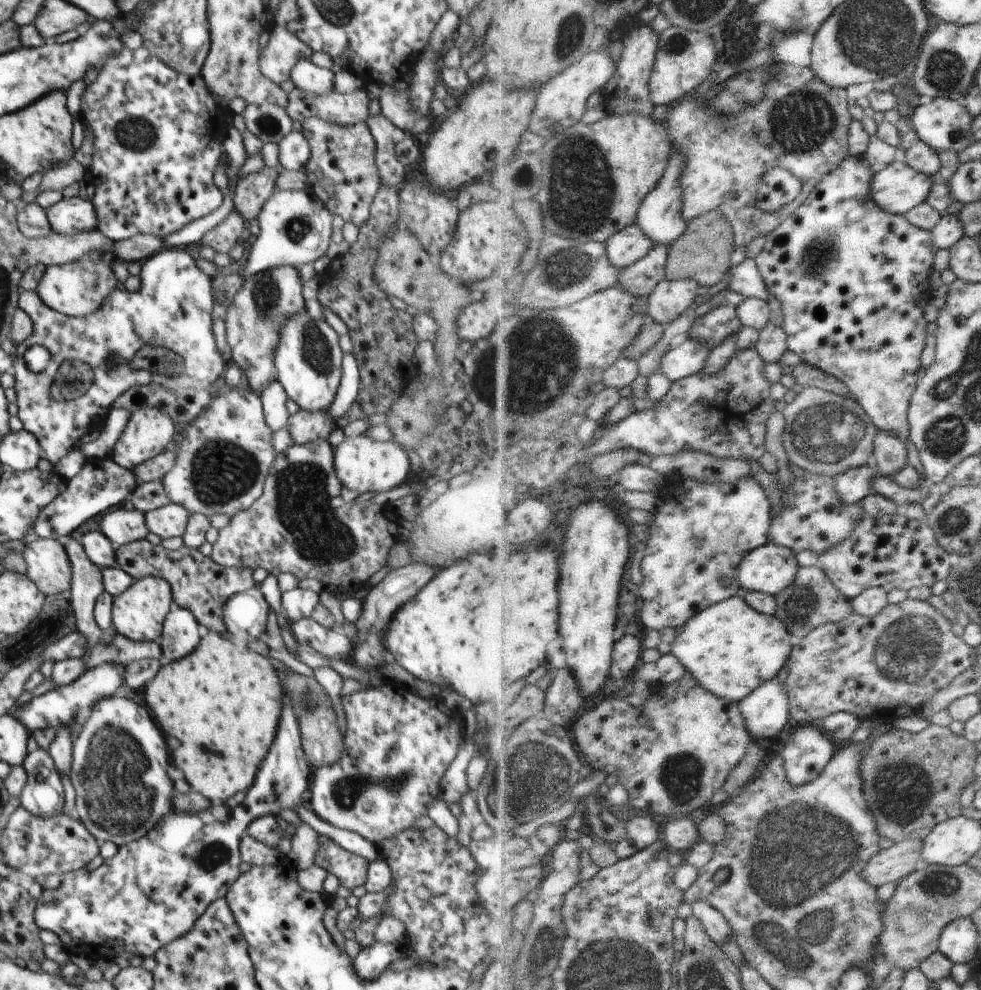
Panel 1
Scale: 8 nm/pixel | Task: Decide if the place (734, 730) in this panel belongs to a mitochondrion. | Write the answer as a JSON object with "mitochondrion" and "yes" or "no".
{"mitochondrion":"no"}

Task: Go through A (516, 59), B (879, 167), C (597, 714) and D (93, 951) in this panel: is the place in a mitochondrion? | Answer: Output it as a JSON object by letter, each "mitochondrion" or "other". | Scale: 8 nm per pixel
{"A":"other","B":"other","C":"other","D":"other"}

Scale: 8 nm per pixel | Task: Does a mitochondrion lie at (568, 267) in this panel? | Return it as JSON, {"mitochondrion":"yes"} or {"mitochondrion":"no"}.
{"mitochondrion":"yes"}

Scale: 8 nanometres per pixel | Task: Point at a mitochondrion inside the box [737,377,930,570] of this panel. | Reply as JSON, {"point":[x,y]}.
{"point":[825,431]}

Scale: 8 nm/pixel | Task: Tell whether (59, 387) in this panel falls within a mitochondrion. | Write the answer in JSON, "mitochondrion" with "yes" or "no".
{"mitochondrion":"yes"}

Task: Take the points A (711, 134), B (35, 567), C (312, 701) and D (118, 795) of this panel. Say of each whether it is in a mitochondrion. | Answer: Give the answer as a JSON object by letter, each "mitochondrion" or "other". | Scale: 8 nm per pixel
{"A":"other","B":"other","C":"mitochondrion","D":"mitochondrion"}

